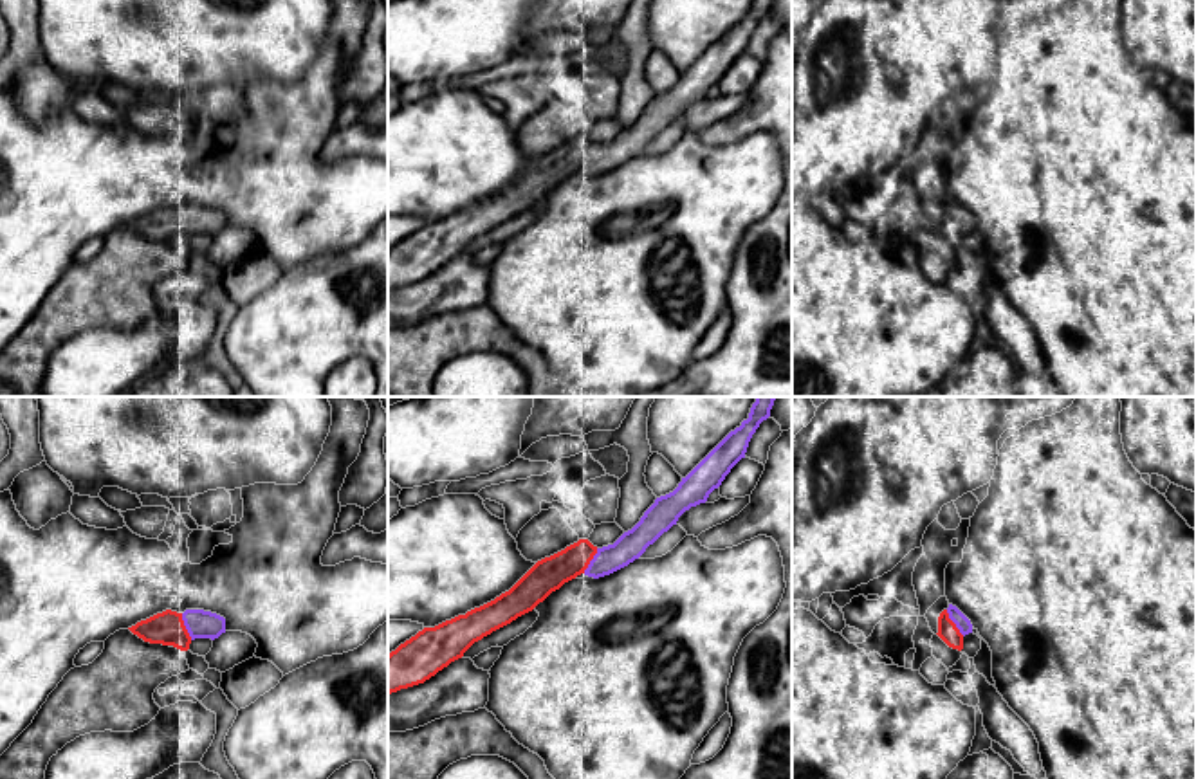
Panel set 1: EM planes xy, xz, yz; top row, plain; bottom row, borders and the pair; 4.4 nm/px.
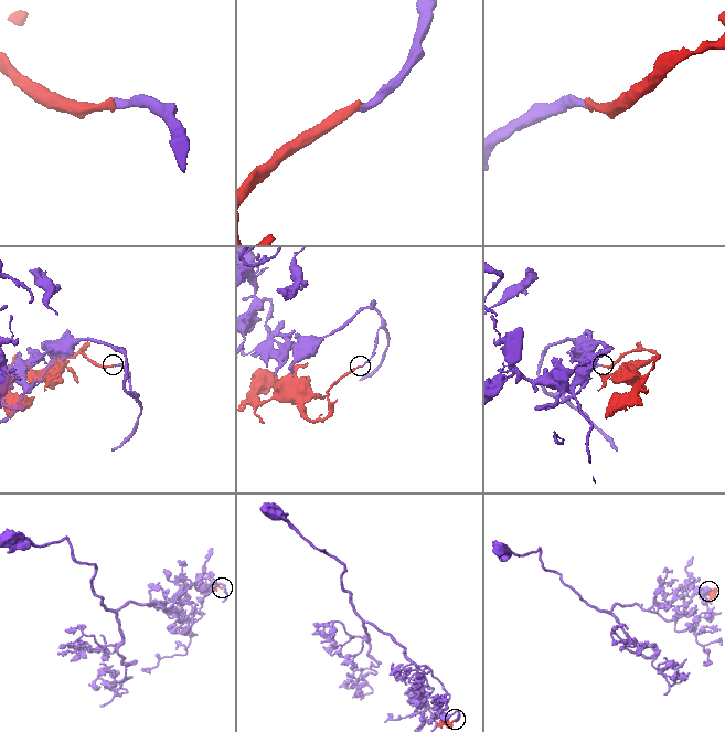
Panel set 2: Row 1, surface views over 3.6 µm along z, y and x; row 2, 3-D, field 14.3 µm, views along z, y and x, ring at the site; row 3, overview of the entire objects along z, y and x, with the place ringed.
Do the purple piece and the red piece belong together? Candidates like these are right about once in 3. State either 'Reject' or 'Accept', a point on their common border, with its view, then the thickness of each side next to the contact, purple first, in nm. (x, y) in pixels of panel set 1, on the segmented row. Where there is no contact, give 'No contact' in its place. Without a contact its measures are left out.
Accept. Touches purple at xy (184, 624). Thickness 130 nm (purple) against 150 nm

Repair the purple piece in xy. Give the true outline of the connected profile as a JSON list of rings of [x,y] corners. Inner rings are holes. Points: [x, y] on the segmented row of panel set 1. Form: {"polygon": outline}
{"polygon": [[[166,609],[128,629],[144,642],[188,651],[195,638],[215,640],[225,633],[225,619],[204,609],[186,609],[184,613]]]}

